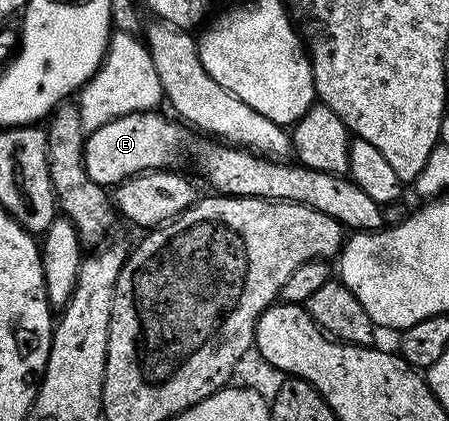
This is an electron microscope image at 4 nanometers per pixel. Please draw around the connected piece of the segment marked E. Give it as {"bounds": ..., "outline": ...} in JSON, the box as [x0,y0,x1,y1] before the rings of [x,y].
{"bounds":[82,113,385,232],"outline":[[[160,113],[120,115],[102,127],[96,128],[95,131],[87,133],[82,163],[90,179],[103,188],[114,188],[119,182],[131,178],[134,174],[173,167],[175,165],[173,162],[182,153],[186,153],[188,157],[194,158],[199,172],[218,189],[215,191],[219,195],[299,202],[316,208],[316,212],[332,215],[343,227],[352,228],[351,230],[356,232],[378,230],[383,227],[385,215],[381,205],[347,177],[309,170],[301,164],[285,166],[287,164],[285,161],[271,160],[269,157],[254,153],[253,150],[199,136],[187,129],[181,121],[173,117],[165,118]]]}

